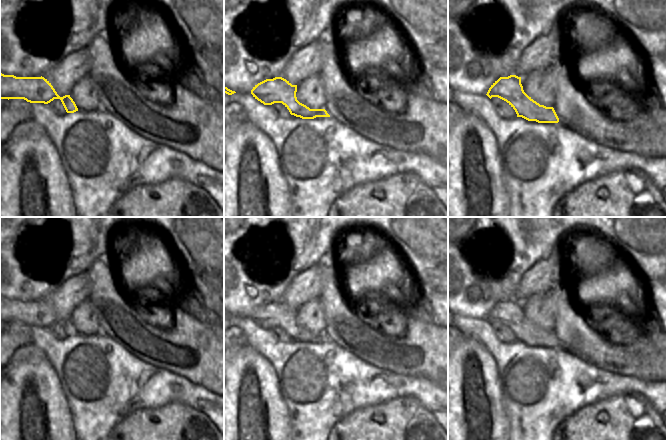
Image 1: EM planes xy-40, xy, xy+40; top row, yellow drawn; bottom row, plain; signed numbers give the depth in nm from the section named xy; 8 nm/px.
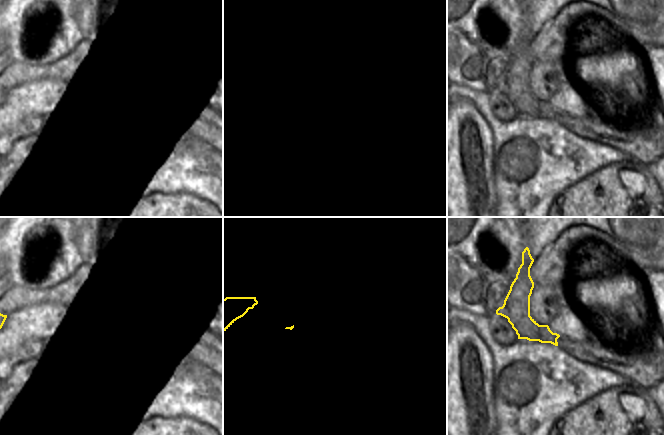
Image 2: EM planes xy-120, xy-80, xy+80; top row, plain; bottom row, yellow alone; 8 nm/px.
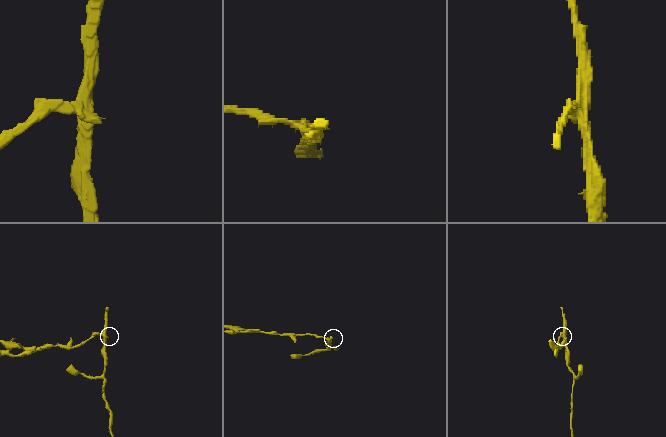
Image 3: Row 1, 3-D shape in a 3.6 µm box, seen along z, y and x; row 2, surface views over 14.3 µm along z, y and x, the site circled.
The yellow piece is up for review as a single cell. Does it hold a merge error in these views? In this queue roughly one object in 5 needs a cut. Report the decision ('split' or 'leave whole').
split

